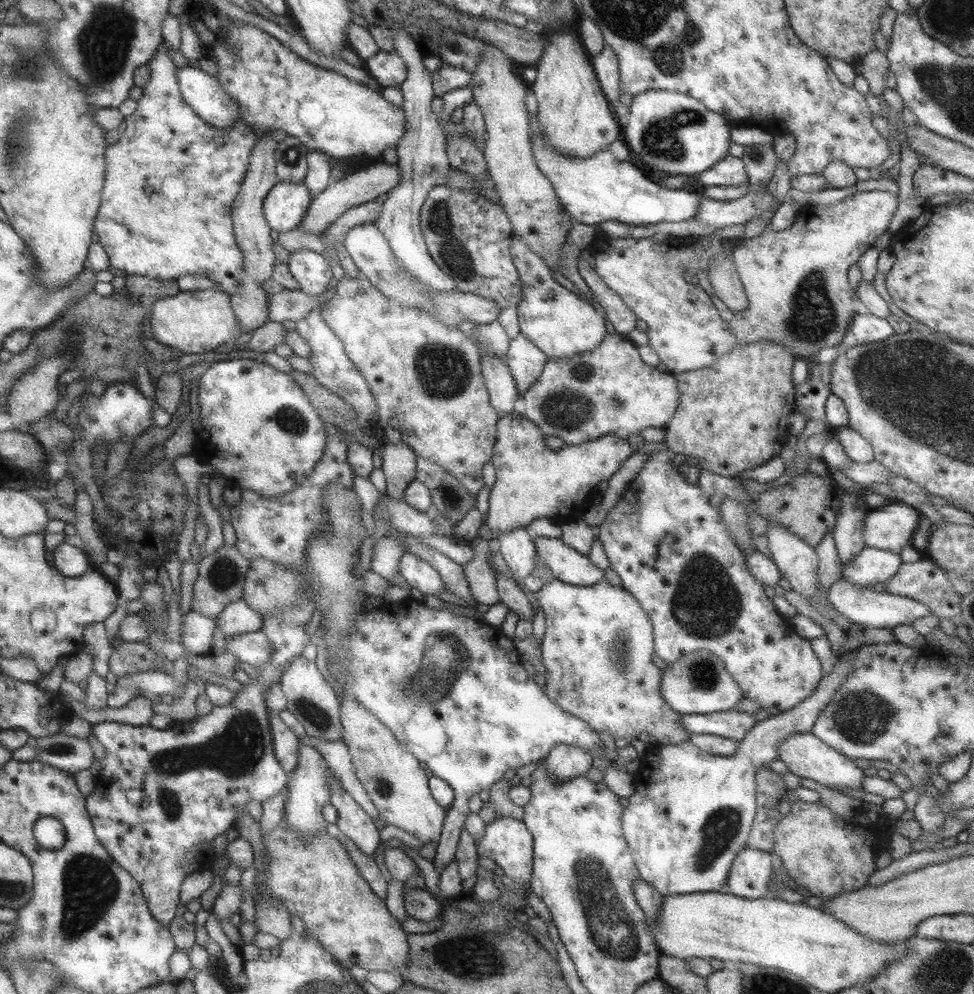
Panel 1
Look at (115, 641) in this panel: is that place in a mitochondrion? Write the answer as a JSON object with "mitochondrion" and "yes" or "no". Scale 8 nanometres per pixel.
{"mitochondrion":"no"}

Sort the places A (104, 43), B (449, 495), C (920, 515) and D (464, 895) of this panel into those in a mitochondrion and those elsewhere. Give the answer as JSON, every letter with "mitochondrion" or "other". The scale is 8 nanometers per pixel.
{"A":"mitochondrion","B":"mitochondrion","C":"other","D":"other"}

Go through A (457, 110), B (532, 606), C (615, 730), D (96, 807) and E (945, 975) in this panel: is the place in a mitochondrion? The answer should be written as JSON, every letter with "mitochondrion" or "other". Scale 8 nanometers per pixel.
{"A":"other","B":"other","C":"other","D":"other","E":"mitochondrion"}

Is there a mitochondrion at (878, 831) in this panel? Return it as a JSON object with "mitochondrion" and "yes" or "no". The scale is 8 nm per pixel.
{"mitochondrion":"no"}

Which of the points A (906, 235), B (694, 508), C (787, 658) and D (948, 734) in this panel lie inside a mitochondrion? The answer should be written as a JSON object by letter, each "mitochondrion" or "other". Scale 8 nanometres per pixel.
{"A":"other","B":"other","C":"other","D":"mitochondrion"}

